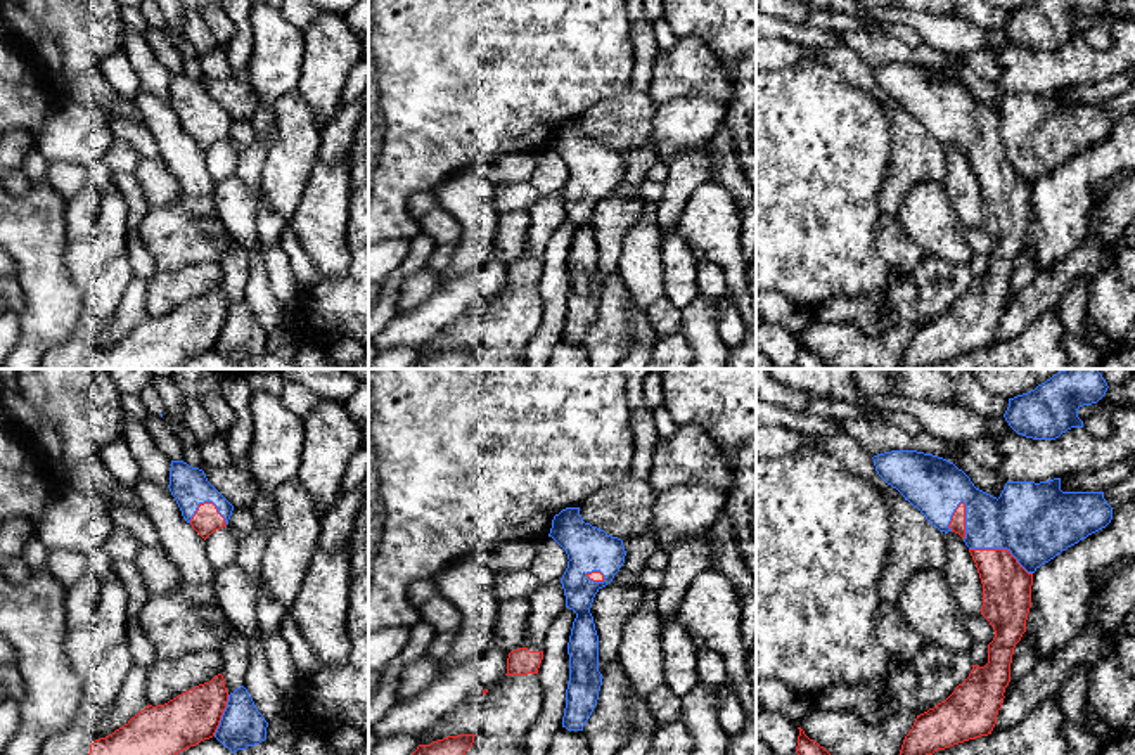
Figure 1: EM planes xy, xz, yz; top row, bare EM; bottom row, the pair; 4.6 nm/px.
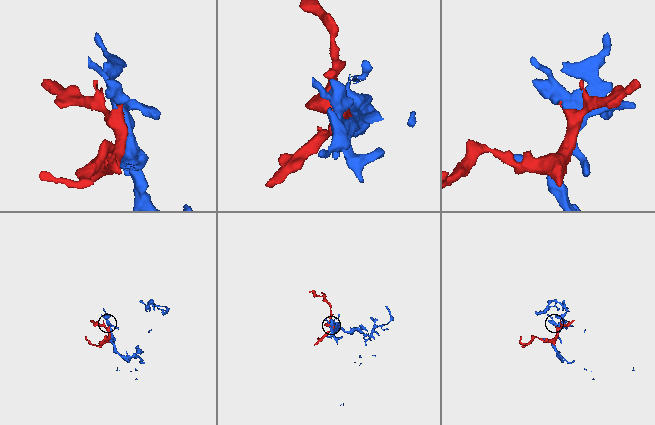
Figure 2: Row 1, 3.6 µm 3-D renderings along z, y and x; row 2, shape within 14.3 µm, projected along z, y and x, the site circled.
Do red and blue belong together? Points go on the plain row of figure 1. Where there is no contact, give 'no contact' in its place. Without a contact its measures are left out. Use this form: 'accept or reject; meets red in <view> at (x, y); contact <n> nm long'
accept; meets red in yz at (964, 132); contact 180 nm long

